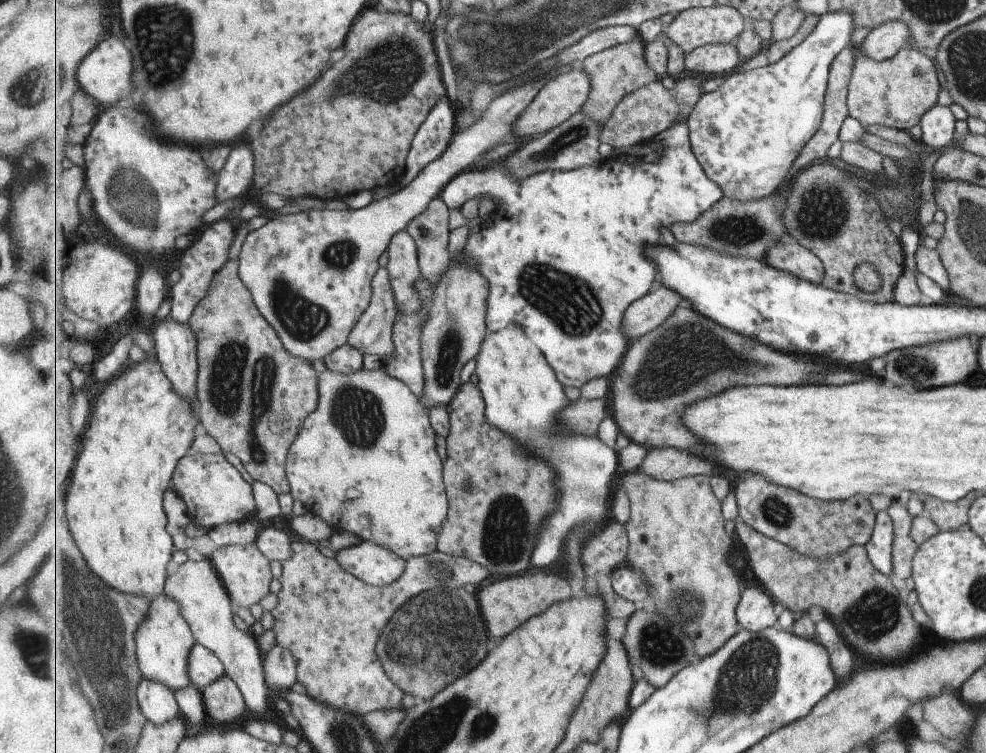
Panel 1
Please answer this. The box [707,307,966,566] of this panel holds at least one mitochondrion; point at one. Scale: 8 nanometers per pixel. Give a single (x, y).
(913, 368)

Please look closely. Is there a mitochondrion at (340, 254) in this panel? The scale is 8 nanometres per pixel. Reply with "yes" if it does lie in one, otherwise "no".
yes

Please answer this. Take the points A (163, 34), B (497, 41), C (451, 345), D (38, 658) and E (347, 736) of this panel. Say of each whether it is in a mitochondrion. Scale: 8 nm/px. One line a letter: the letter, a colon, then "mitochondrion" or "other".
A: mitochondrion
B: mitochondrion
C: mitochondrion
D: mitochondrion
E: mitochondrion

